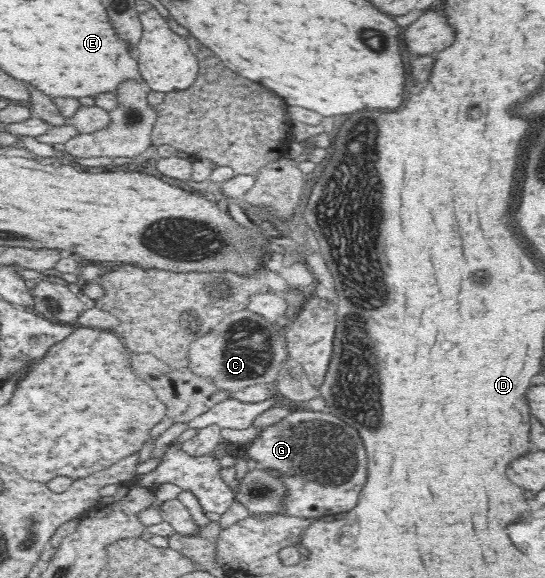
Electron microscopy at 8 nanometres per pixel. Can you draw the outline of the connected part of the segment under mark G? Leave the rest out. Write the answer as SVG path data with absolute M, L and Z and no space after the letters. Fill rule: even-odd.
M295 410L259 431L254 440L246 443L244 457L253 458L259 467L278 471L285 484L283 512L297 517L332 518L336 513L345 513L357 505L361 489L367 479L367 454L359 433L343 423L340 417L329 411Z

